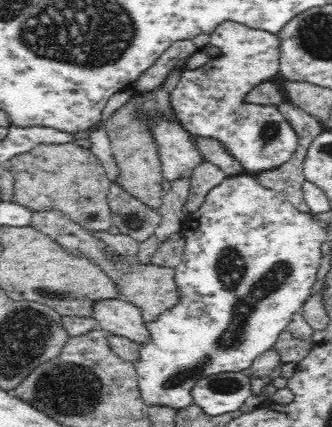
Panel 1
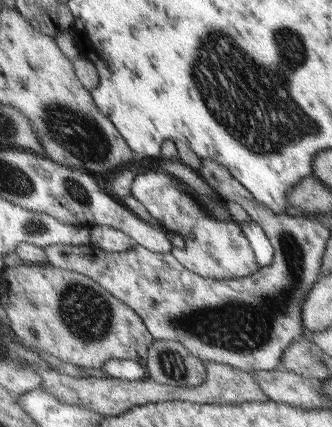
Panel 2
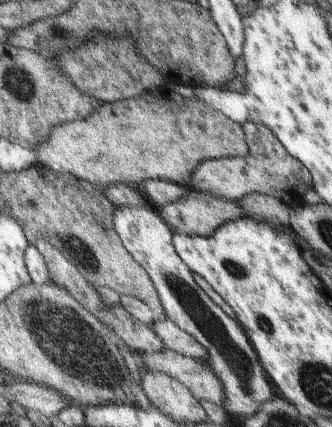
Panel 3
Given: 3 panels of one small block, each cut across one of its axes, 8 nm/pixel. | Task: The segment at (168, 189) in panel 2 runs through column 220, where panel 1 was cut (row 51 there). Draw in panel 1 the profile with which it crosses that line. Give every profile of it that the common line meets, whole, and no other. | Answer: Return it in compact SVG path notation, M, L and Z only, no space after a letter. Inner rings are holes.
M224 22L210 32L210 44L222 50L220 58L208 60L196 70L182 68L178 88L172 90L172 108L176 120L192 134L220 140L226 150L244 166L246 174L272 170L292 158L298 138L290 122L278 112L278 106L260 106L246 102L248 94L280 74L280 36L246 28L236 22Z

